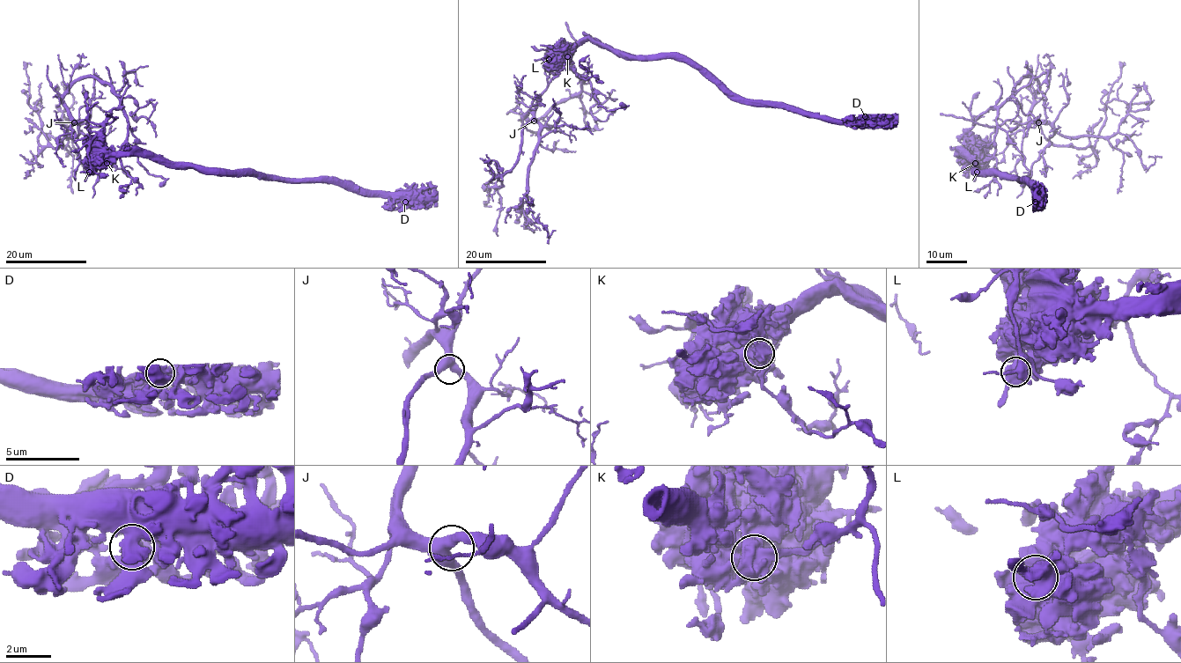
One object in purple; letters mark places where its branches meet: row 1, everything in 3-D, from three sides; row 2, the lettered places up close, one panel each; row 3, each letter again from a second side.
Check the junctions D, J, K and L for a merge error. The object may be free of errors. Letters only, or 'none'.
K

